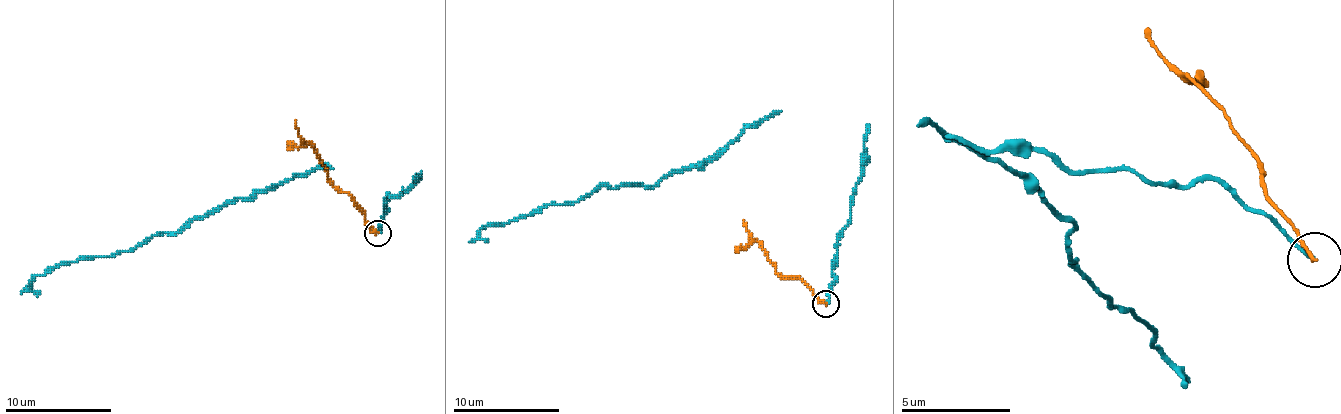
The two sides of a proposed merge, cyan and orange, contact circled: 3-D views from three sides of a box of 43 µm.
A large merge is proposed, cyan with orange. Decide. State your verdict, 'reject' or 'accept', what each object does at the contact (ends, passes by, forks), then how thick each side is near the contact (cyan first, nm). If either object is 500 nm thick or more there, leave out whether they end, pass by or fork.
reject | cyan ends | orange ends | 180/200 nm

